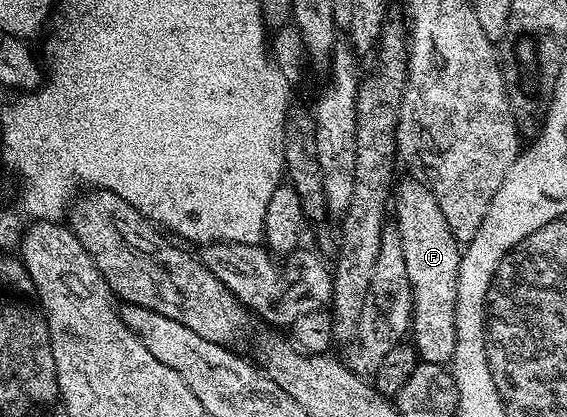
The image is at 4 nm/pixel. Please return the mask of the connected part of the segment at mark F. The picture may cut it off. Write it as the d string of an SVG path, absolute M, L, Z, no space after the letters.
M408 178L394 190L394 229L402 240L402 256L412 285L412 325L410 342L419 361L443 366L451 363L456 343L456 301L461 243L456 241L446 216L438 208L434 192L423 181Z

